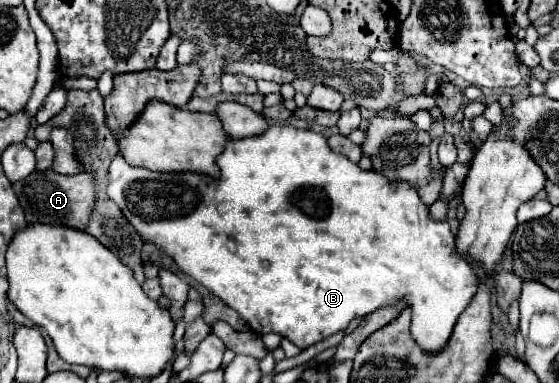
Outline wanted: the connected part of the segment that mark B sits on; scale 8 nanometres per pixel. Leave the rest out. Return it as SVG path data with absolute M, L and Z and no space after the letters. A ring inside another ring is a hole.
M271 124L263 134L249 136L249 138L239 138L239 140L229 140L225 144L225 150L219 156L219 178L209 178L197 172L153 172L147 168L137 168L129 166L119 154L111 160L109 172L107 172L107 196L121 208L129 224L137 230L143 242L153 242L161 252L171 256L175 264L181 268L183 274L205 286L211 294L219 296L229 308L239 312L239 316L251 326L253 332L259 336L267 332L275 332L287 340L291 340L295 346L301 350L329 338L331 334L345 330L349 322L355 316L367 316L369 312L375 312L381 306L393 304L399 298L405 296L407 306L413 310L411 318L411 332L413 338L417 338L417 344L425 348L425 352L439 352L445 342L449 340L453 326L459 318L459 314L465 310L467 302L473 298L477 292L477 274L473 268L461 260L455 254L455 236L451 236L451 228L447 222L435 222L429 218L427 206L421 202L419 210L419 196L417 190L411 188L405 182L391 184L385 180L385 176L371 172L371 170L361 170L357 164L353 164L345 156L337 156L329 146L323 134L317 134L313 130L299 130L293 126L281 126L281 124Z

